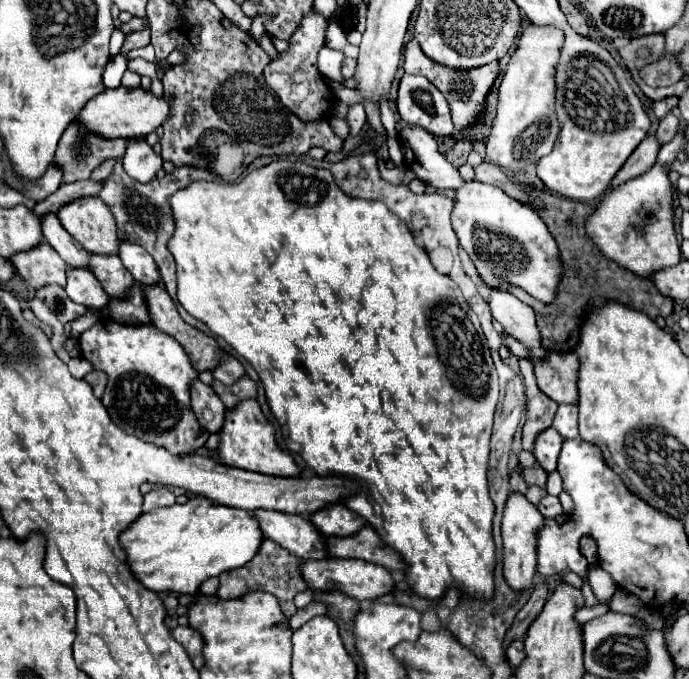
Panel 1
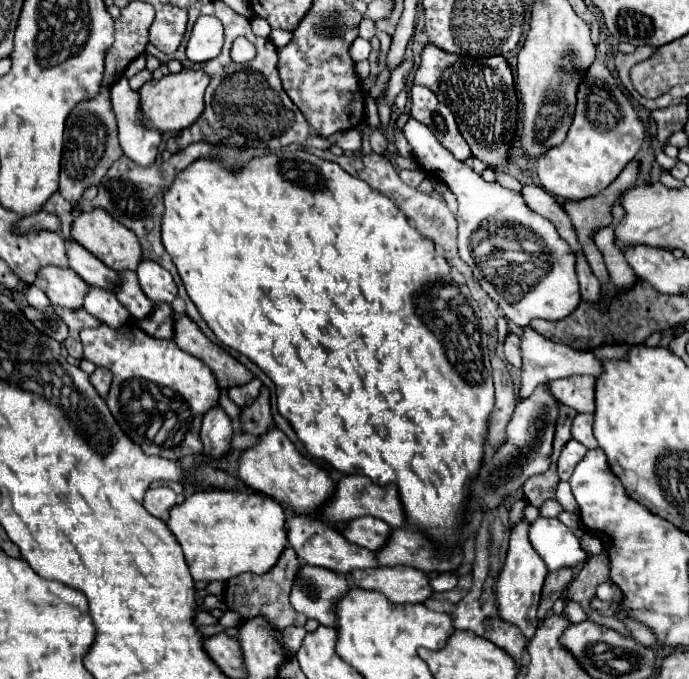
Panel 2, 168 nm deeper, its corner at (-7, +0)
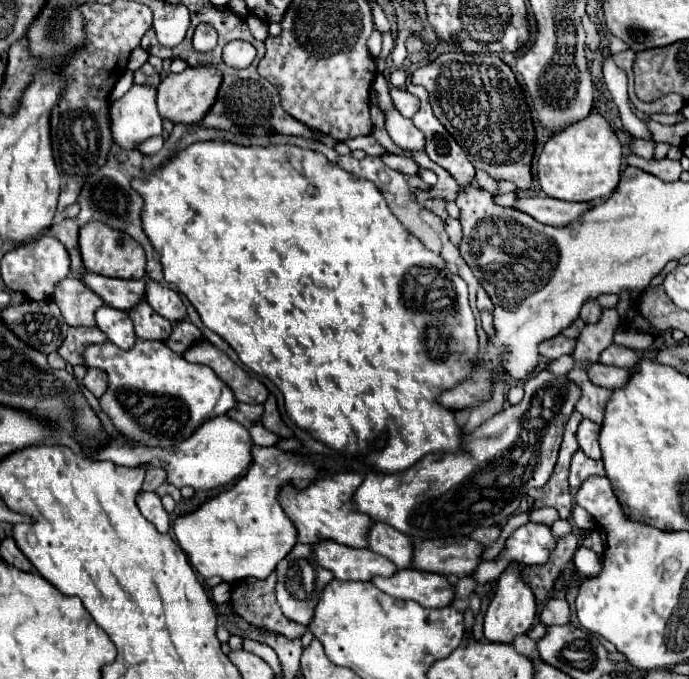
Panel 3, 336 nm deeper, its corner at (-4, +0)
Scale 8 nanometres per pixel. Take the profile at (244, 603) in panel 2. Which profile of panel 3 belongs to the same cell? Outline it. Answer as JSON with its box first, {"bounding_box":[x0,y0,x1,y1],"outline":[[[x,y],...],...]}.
{"bounding_box":[231,572,305,638],"outline":[[[275,572],[265,580],[245,578],[241,582],[235,582],[231,586],[233,612],[243,620],[247,620],[249,624],[253,624],[255,628],[283,634],[287,638],[301,638],[305,626],[297,624],[295,620],[289,620],[281,612],[273,596],[275,584],[277,584]]]}

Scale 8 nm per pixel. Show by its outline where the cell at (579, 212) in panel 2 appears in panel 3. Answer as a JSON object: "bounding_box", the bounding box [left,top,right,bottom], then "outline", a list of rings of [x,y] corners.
{"bounding_box":[515,196,593,228],"outline":[[[525,196],[515,202],[515,208],[533,216],[541,224],[565,228],[573,220],[577,220],[583,212],[587,212],[593,204],[591,202],[565,202],[549,196]]]}

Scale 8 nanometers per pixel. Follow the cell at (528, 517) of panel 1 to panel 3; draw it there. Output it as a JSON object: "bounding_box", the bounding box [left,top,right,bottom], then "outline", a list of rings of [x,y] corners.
{"bounding_box":[483,562,537,644],"outline":[[[509,562],[509,566],[497,578],[497,590],[485,612],[485,622],[483,622],[483,632],[489,642],[509,644],[517,634],[527,634],[535,624],[537,604],[531,586],[523,580],[523,568],[525,564],[521,562]]]}

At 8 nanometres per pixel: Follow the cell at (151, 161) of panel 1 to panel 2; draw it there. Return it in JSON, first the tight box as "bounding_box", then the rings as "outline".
{"bounding_box":[112,76,162,166],"outline":[[[122,76],[112,88],[112,108],[118,120],[118,138],[124,154],[140,166],[148,166],[156,160],[162,132],[148,128],[142,122],[140,94],[128,86],[128,78]]]}

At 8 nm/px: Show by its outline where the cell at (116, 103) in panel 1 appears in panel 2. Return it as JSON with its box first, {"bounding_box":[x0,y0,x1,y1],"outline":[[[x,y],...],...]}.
{"bounding_box":[140,68,210,132],"outline":[[[184,68],[178,74],[162,76],[160,80],[146,82],[140,88],[144,122],[152,124],[152,128],[160,128],[162,132],[180,132],[192,126],[204,112],[204,90],[208,84],[210,76],[204,70],[188,70],[188,68]]]}

